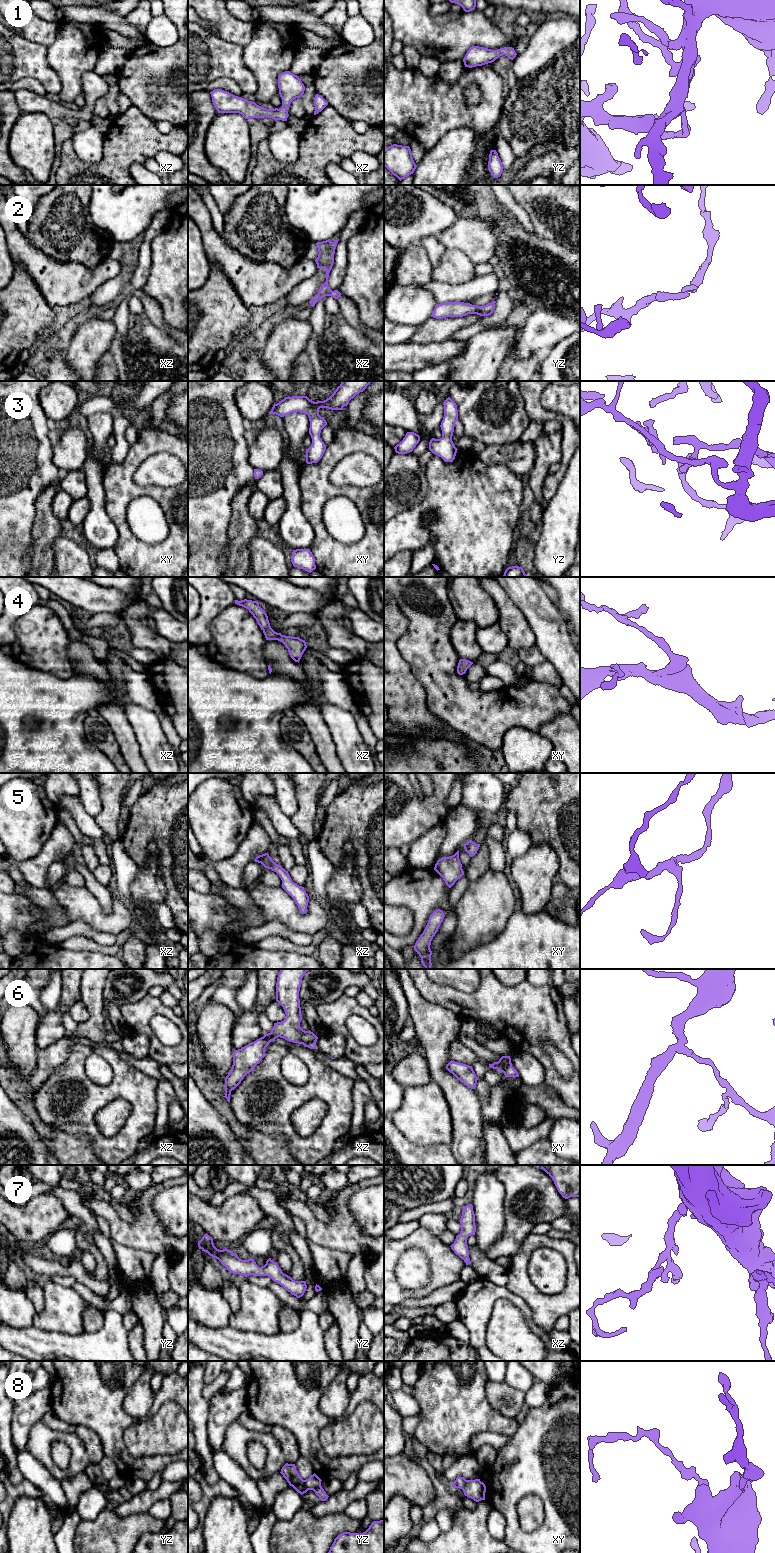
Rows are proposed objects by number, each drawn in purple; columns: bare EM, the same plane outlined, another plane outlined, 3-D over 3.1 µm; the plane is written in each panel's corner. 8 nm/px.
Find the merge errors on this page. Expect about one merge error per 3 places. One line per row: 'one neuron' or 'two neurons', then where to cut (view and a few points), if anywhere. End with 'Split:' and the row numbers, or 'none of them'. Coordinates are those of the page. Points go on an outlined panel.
1: one neuron; no cut
2: one neuron; no cut
3: one neuron; no cut
4: one neuron; no cut
5: one neuron; no cut
6: two neurons; cut in xy along (511, 1065), (507, 1064), (502, 1071)
7: one neuron; no cut
8: two neurons; cut in yz along (291, 1485), (303, 1485), (308, 1489)
Split: 6, 8

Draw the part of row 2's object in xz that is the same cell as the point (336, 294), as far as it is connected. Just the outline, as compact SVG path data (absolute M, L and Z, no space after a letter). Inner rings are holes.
M328 239L316 243L319 254L315 262L317 268L324 268L326 270L326 281L321 285L318 293L309 301L312 307L324 296L331 296L335 299L341 297L341 293L338 290L332 291L328 286L329 273L334 263L334 254L338 241L339 239L331 242L330 239Z

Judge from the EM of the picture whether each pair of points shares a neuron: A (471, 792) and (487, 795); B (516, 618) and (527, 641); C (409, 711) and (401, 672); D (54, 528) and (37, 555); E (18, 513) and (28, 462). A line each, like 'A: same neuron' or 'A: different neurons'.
A: same neuron
B: same neuron
C: same neuron
D: same neuron
E: same neuron

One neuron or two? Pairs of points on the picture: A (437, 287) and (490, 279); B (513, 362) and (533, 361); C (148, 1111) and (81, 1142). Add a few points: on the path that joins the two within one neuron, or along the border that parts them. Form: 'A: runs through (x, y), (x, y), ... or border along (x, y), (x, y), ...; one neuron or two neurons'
A: runs through (450, 291), (469, 291), (477, 287); one neuron
B: runs through (518, 363), (528, 363); one neuron
C: border along (65, 1133), (84, 1134), (95, 1154); two neurons

